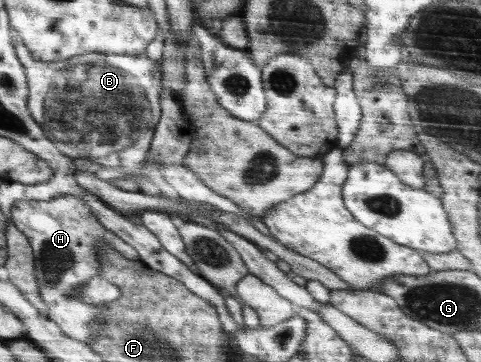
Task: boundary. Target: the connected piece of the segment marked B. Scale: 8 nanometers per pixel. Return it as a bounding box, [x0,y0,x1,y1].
[16,40,163,173]

